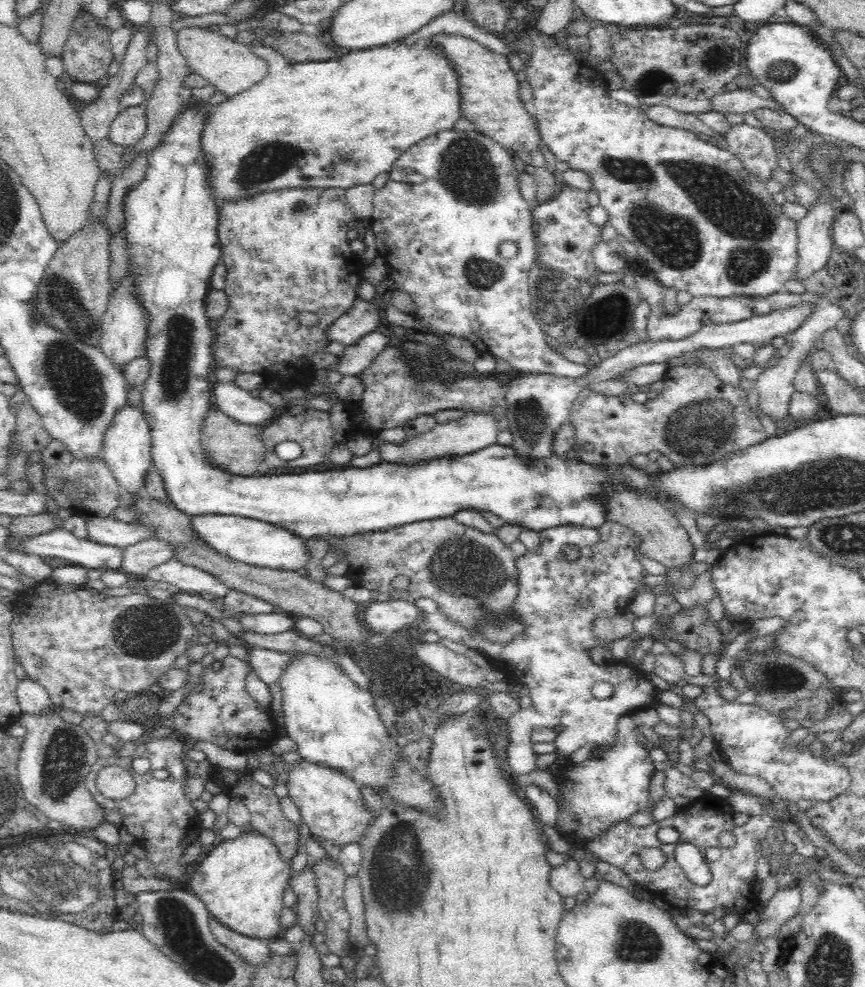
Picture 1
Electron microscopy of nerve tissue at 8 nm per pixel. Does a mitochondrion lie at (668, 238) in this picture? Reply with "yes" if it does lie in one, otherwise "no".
yes

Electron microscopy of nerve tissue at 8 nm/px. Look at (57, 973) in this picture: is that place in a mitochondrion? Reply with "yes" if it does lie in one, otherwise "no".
no

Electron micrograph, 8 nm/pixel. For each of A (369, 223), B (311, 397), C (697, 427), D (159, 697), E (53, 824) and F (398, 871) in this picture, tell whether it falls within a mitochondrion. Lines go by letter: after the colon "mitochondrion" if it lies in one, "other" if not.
A: other
B: other
C: mitochondrion
D: other
E: mitochondrion
F: mitochondrion

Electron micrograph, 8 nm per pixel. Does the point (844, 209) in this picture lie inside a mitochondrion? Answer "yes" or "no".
no

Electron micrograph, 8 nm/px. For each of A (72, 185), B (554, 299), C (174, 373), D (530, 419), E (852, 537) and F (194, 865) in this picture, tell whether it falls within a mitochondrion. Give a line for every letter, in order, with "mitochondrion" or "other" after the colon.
A: other
B: mitochondrion
C: mitochondrion
D: mitochondrion
E: mitochondrion
F: other

